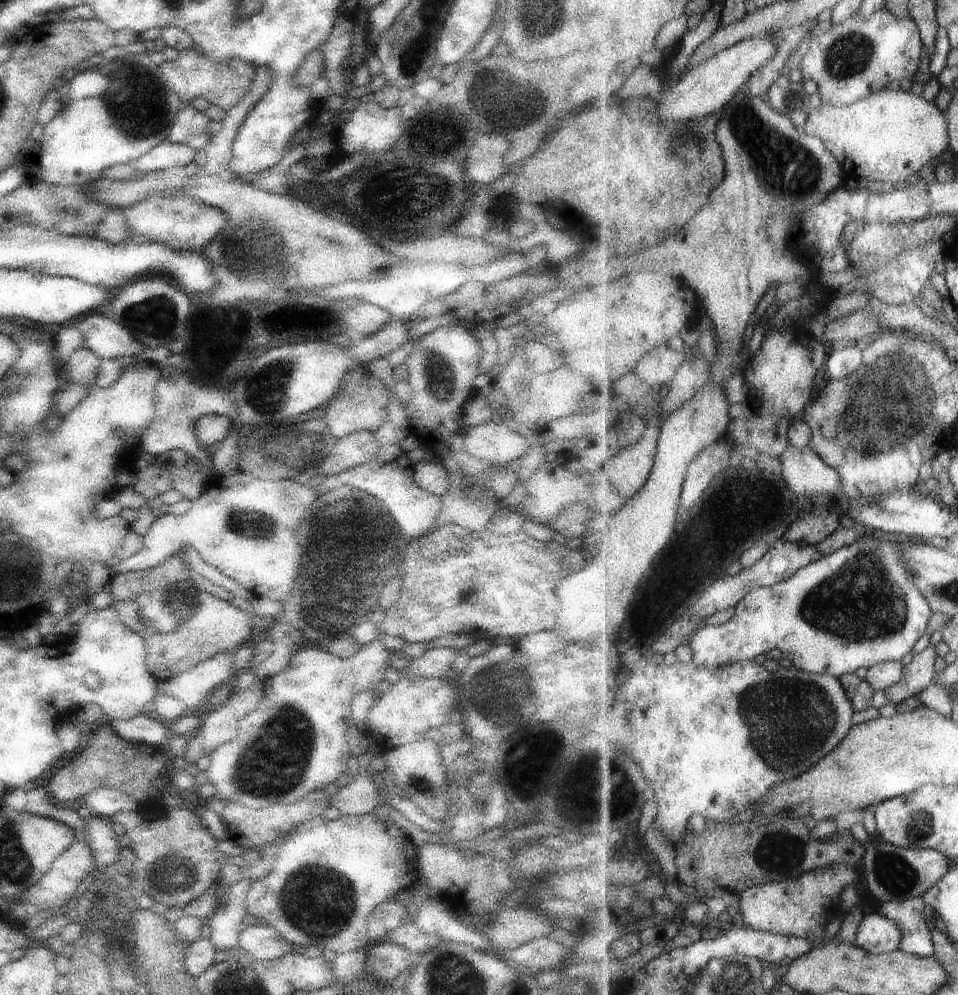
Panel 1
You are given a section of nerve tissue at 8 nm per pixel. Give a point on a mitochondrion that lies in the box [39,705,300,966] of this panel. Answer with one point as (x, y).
(110, 919)

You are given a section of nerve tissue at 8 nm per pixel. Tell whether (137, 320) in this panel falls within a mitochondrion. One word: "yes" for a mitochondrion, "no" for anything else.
yes

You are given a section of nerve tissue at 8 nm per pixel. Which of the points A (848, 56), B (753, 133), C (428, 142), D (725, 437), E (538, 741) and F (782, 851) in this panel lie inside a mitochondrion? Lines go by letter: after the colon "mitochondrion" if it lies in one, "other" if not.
A: mitochondrion
B: mitochondrion
C: other
D: other
E: mitochondrion
F: mitochondrion

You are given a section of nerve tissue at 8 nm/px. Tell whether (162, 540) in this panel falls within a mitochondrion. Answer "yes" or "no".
no

